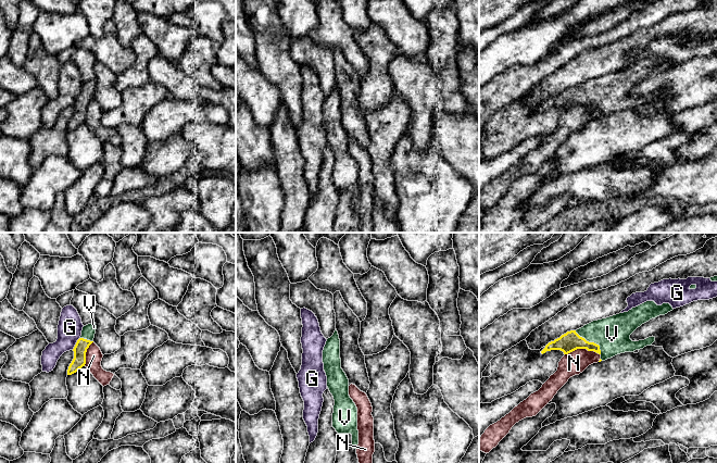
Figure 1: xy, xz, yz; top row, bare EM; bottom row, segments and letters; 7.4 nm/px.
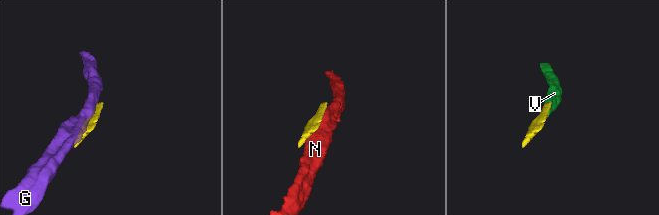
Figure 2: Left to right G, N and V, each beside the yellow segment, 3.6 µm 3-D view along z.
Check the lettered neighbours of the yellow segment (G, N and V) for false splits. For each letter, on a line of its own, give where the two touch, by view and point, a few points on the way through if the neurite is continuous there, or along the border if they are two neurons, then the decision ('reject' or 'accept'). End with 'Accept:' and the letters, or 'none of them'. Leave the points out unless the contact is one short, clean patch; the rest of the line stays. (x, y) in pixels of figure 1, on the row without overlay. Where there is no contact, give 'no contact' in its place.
G: contact xy (76, 100); reject
N: contact yz (582, 104); reject
V: contact yz (591, 99); way yz (569, 98), (591, 99), (598, 92), (612, 90); accept
Accept: V

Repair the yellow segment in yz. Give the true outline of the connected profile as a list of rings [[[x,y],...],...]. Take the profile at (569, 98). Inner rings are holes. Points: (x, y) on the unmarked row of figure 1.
[[[646,58],[628,68],[593,77],[577,87],[567,88],[549,99],[541,110],[561,107],[568,111],[577,105],[587,105],[599,110],[601,116],[605,117],[620,110],[633,109],[651,102],[655,93],[632,98],[630,91],[642,80],[672,66],[669,60],[657,62],[654,58]]]

